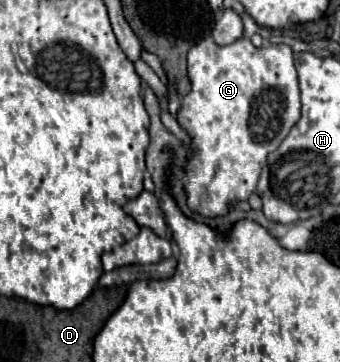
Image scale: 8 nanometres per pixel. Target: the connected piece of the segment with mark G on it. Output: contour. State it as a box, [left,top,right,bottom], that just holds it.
[178,37,300,217]

